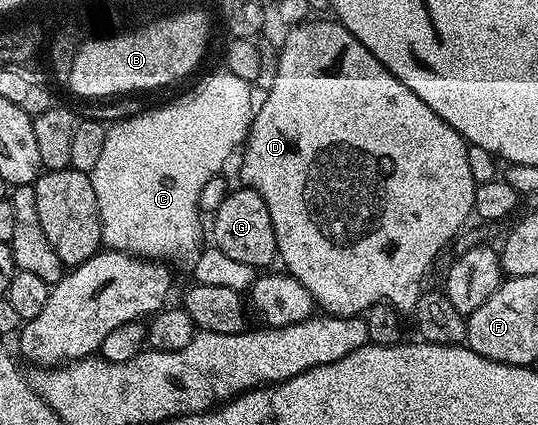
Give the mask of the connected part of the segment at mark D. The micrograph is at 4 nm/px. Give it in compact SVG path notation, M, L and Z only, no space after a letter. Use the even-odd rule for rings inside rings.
M318 18L313 22L303 22L297 26L291 27L290 32L286 36L286 41L280 44L279 51L279 69L276 73L276 82L272 82L272 88L265 93L262 104L257 105L254 118L250 121L250 132L246 135L244 147L241 149L240 157L242 156L242 180L241 183L245 187L256 190L256 194L260 194L260 198L264 198L264 206L268 206L268 214L272 214L272 230L276 230L276 246L278 247L278 256L283 260L285 271L289 275L294 276L302 285L304 290L308 290L308 294L317 297L320 290L318 288L330 288L330 300L334 304L338 304L342 300L342 284L378 284L378 292L383 301L389 302L398 309L399 313L410 314L413 313L414 307L418 299L422 297L424 285L422 279L426 276L426 271L434 264L434 259L437 258L438 252L442 252L450 244L450 239L461 230L466 224L466 219L471 219L474 210L474 189L476 187L476 179L474 180L474 168L470 165L470 152L466 140L456 131L452 126L448 126L448 122L444 122L444 118L440 118L440 114L436 114L436 110L432 110L432 106L428 106L424 102L420 102L420 98L416 98L416 94L412 94L412 90L408 90L408 86L404 86L404 82L400 82L387 68L375 58L375 56L365 48L350 33L347 28L333 19L322 20L326 18Z

